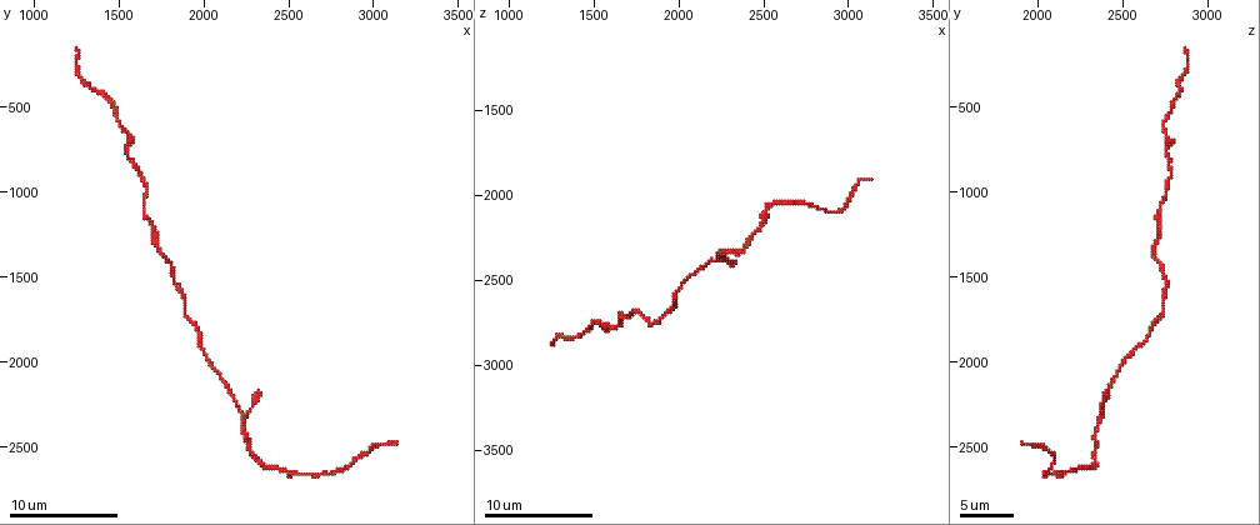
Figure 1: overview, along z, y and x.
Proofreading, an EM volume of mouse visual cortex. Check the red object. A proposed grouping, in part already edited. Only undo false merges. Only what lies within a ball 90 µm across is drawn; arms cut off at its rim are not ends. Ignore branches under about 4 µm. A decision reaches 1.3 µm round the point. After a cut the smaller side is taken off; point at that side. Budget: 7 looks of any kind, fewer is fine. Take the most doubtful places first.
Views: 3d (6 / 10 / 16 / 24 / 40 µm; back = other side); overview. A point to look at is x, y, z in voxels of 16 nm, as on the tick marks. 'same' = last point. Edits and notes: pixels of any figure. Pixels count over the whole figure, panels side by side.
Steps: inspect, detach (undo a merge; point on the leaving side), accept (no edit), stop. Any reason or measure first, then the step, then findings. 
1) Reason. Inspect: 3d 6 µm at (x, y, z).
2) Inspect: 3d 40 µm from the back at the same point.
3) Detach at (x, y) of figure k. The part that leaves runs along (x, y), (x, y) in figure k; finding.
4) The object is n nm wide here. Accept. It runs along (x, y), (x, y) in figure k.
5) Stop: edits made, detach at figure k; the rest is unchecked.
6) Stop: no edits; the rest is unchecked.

Calibre changes. Inspect: 3d 10 µm at (2500, 2660, 2080).

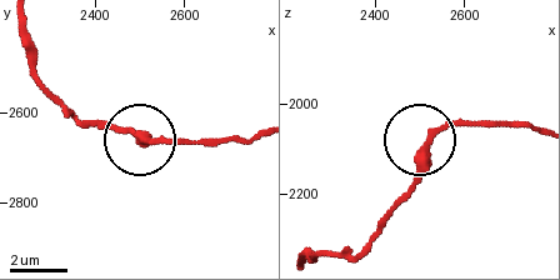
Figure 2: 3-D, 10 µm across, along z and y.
Inspect: 3d 10 µm from the back at (2520, 2660, 2090).

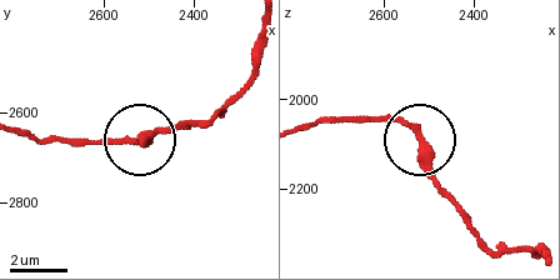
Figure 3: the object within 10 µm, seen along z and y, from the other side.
Accept. It runs along (539, 254), (486, 244), (426, 144), (400, 125), (324, 123) in figure 3; all the same neuron.

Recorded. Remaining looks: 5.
A narrow waist. Inspect: 3d 16 µm at (1420, 440, 2800).

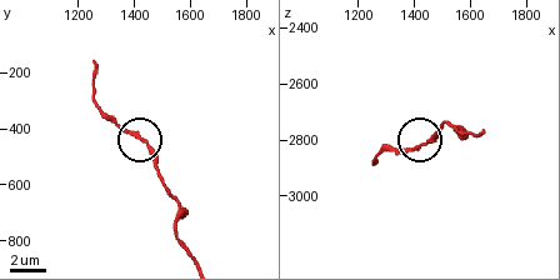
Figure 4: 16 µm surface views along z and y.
Inspect: 3d 6 µm at (1430, 440, 2810).

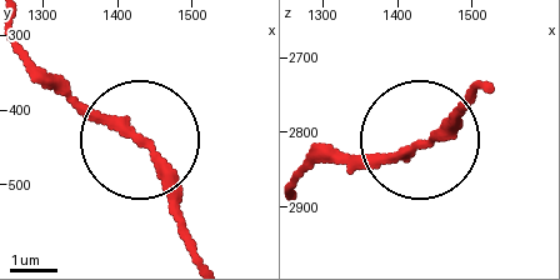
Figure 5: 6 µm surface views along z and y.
Accept. It runs along (200, 258), (160, 161), (45, 70) in figure 5; continuous, no second neuron.

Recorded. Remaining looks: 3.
Sudden change in width. Inspect: 3d 6 µm at (1680, 1200, 2720).

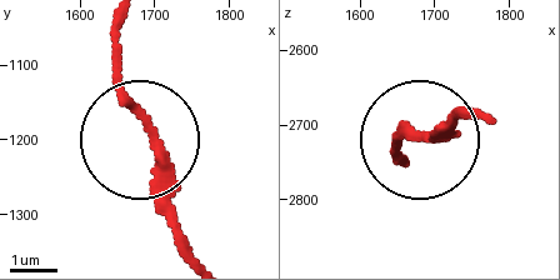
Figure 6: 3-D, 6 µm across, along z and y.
Inspect: 3d 6 µm from the back at the same point.

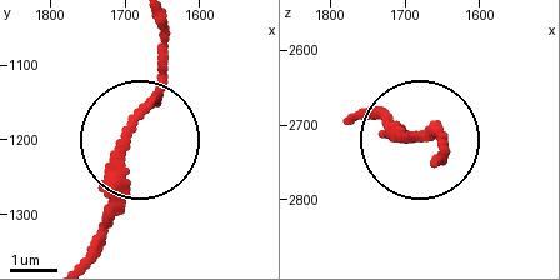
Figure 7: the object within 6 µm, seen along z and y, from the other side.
The object is 210 nm wide here. Accept. It runs along (86, 251), (118, 156), (158, 96), (161, 29) in figure 7; one neuron here.

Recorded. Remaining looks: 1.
Stop: no edits; the rest is unchecked.

